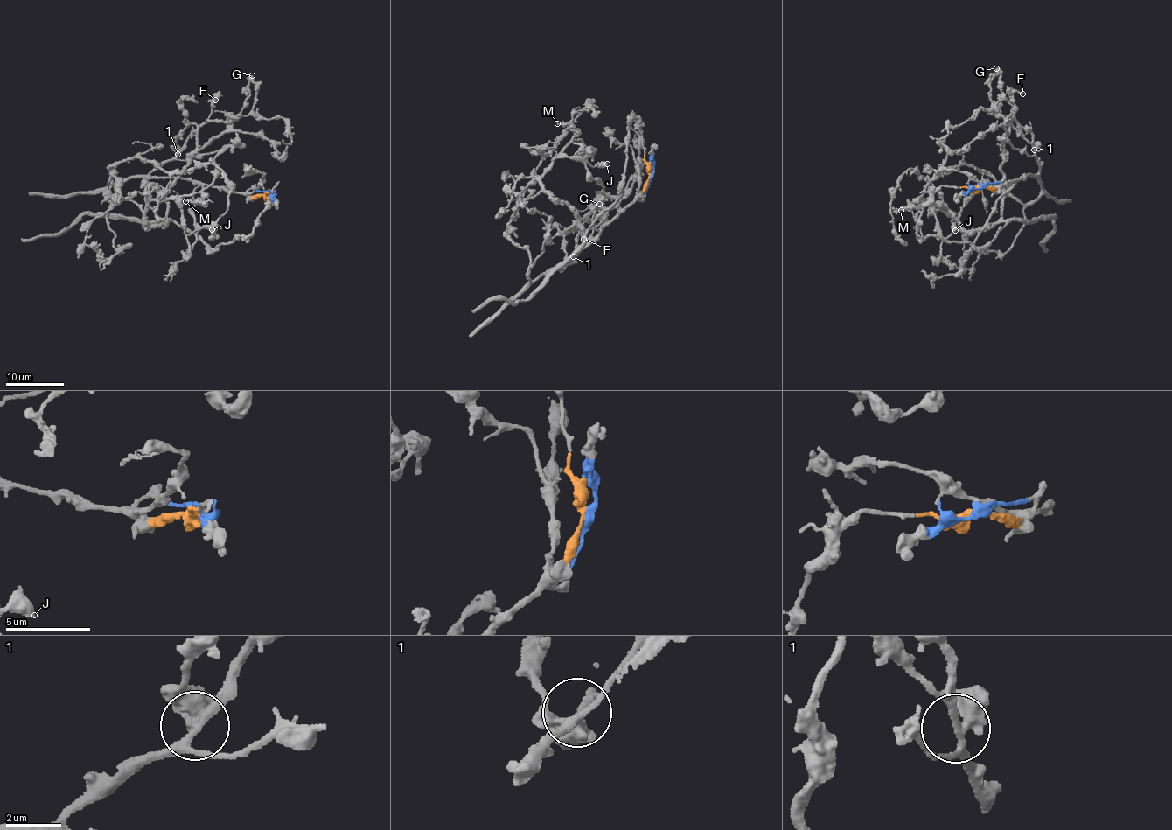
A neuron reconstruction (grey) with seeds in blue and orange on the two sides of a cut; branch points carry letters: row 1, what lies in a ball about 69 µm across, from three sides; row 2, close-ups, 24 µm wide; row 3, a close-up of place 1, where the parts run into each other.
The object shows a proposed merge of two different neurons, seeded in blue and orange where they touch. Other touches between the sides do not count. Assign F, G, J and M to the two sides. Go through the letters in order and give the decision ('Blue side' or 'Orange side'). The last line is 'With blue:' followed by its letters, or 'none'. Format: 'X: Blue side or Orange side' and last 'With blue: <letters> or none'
F: Blue side
G: Orange side
J: Orange side
M: Orange side
With blue: F

